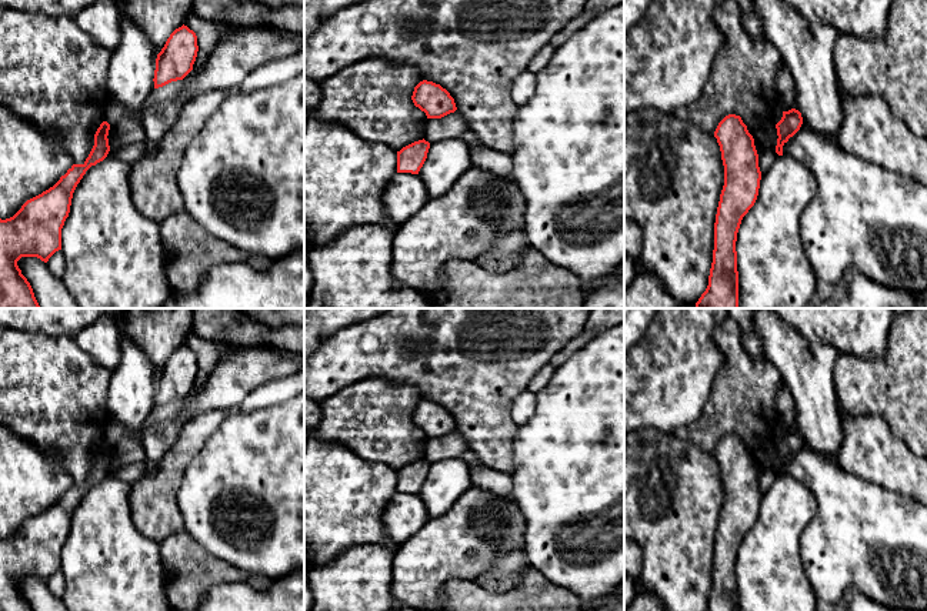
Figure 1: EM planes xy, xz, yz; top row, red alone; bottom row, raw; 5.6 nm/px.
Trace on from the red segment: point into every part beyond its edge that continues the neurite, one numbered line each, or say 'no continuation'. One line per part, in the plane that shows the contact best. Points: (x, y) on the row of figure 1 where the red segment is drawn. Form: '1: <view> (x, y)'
no continuation

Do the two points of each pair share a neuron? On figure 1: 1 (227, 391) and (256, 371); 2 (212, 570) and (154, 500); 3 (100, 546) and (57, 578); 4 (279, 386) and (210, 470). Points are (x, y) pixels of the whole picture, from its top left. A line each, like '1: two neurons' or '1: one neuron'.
1: one neuron
2: two neurons
3: two neurons
4: two neurons

